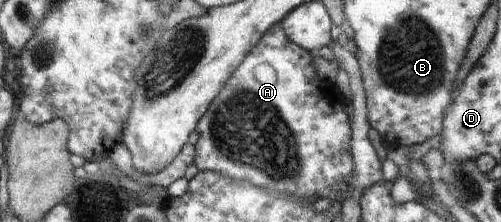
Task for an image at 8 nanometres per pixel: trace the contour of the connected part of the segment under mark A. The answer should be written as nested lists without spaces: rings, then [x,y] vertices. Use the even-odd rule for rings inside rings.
[[[275,24],[265,32],[244,63],[224,83],[197,124],[199,140],[194,145],[194,163],[198,171],[220,173],[234,180],[248,181],[266,192],[298,200],[305,198],[310,203],[317,200],[317,192],[321,198],[343,203],[354,173],[350,152],[352,128],[343,110],[347,97],[341,94],[334,82],[317,74],[312,64],[314,56],[314,53],[287,40],[281,24]]]

